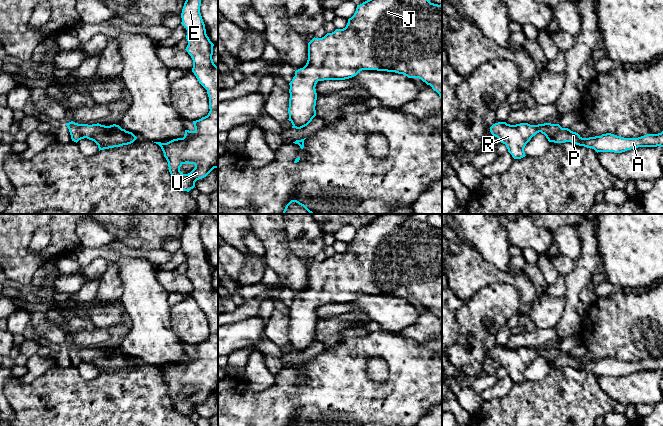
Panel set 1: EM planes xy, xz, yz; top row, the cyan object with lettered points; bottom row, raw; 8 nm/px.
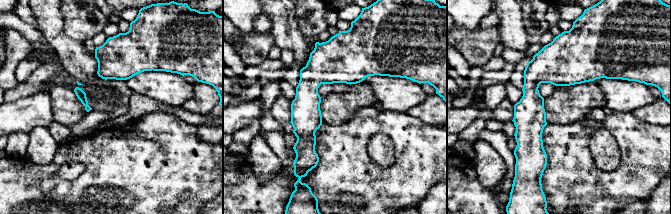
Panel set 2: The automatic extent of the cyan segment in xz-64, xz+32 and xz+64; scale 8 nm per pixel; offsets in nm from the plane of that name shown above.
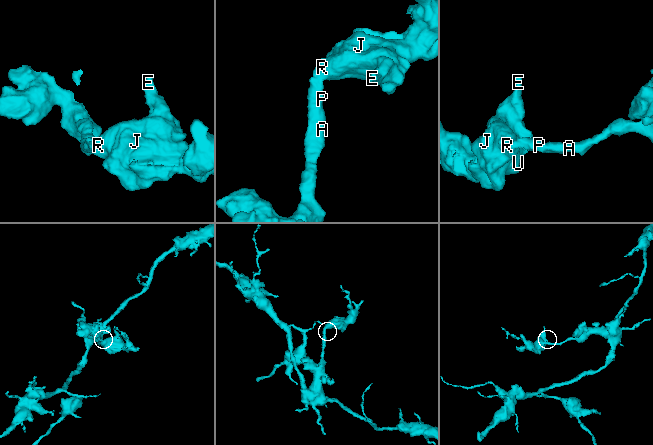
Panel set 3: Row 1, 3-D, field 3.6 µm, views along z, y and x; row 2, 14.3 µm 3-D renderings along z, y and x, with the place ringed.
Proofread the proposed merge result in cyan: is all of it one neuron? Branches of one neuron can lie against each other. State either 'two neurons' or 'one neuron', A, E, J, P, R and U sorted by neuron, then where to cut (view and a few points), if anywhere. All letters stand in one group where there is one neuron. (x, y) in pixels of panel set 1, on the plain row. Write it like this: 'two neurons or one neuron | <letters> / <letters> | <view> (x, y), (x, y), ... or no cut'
one neuron | A E J P R U | no cut

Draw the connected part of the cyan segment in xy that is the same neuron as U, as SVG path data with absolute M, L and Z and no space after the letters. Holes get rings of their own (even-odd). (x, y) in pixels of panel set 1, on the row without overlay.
M188 219L181 237L181 248L187 254L186 263L188 269L185 274L193 284L192 296L199 307L207 314L210 335L207 340L193 345L195 354L185 354L183 362L173 363L167 367L154 366L161 371L164 377L164 381L168 386L169 396L176 410L187 416L195 411L197 404L206 401L214 392L218 392L218 291L212 283L214 268L206 258L200 230L200 220ZM186 387L194 388L195 392L190 397L183 398L180 395L180 391Z

